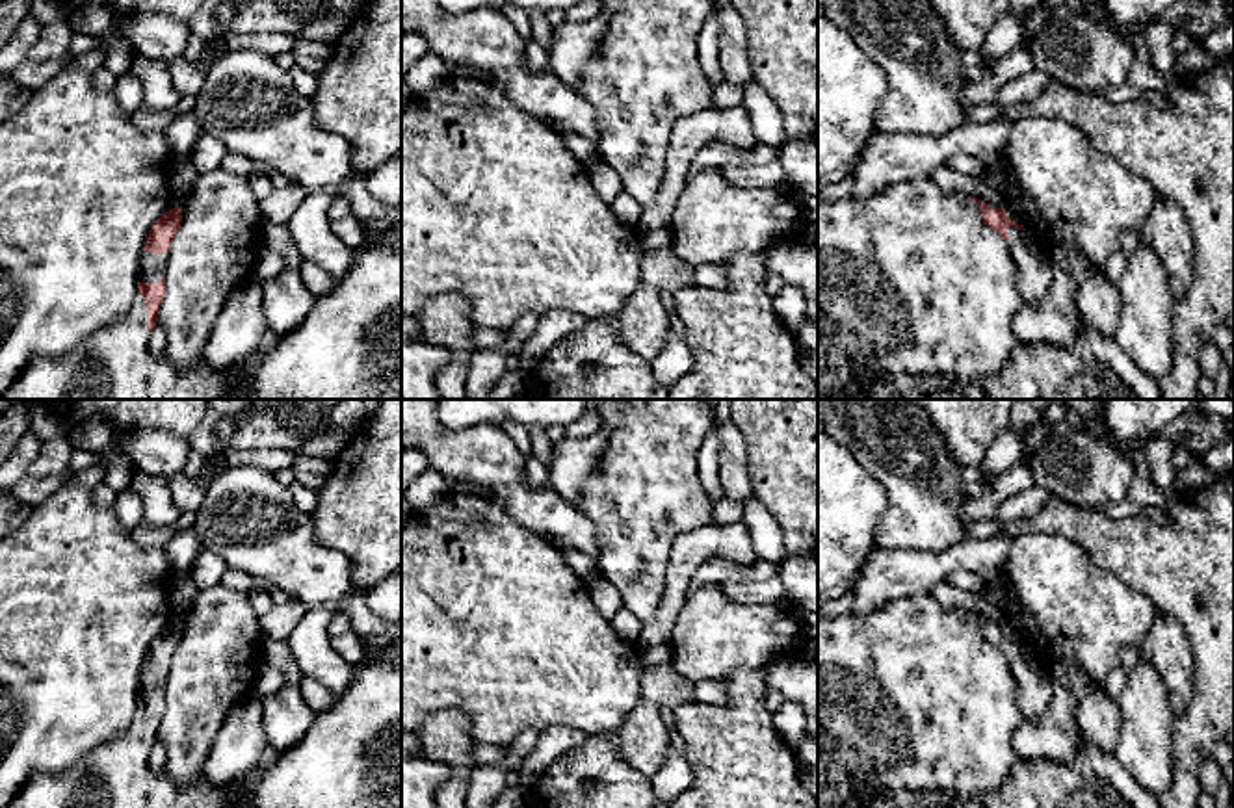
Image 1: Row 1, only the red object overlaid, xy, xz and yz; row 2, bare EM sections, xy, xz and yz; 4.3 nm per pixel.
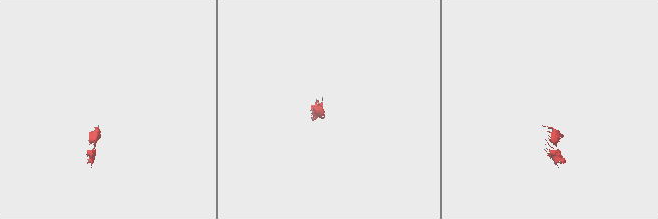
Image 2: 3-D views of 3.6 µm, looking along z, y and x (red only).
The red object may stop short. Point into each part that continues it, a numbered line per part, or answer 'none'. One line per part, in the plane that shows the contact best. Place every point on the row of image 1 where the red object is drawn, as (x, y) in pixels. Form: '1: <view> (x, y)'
1: xy (114, 363)
2: yz (1034, 273)

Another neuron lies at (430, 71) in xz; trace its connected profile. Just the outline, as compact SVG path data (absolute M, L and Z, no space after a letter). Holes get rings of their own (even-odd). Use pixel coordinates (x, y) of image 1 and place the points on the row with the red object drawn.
M426 52L403 76L401 80L409 85L414 95L429 93L437 89L452 71L433 52Z

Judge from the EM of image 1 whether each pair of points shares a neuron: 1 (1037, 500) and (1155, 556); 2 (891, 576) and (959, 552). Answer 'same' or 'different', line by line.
1: different
2: same

